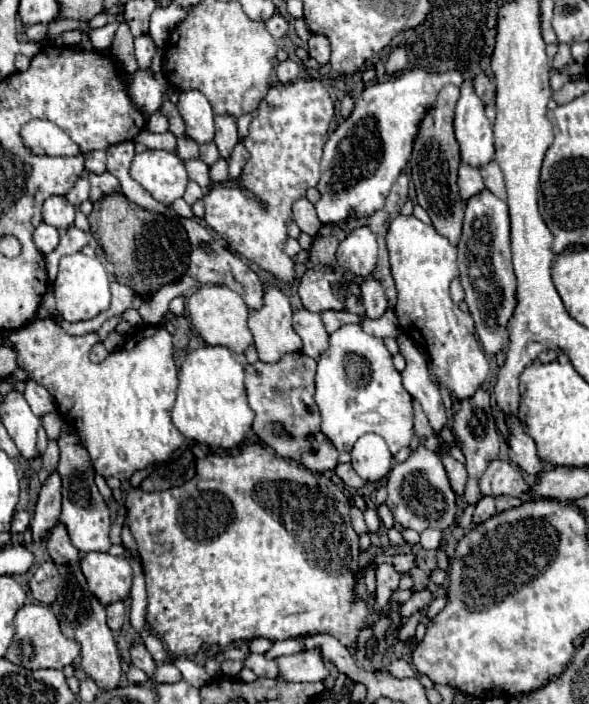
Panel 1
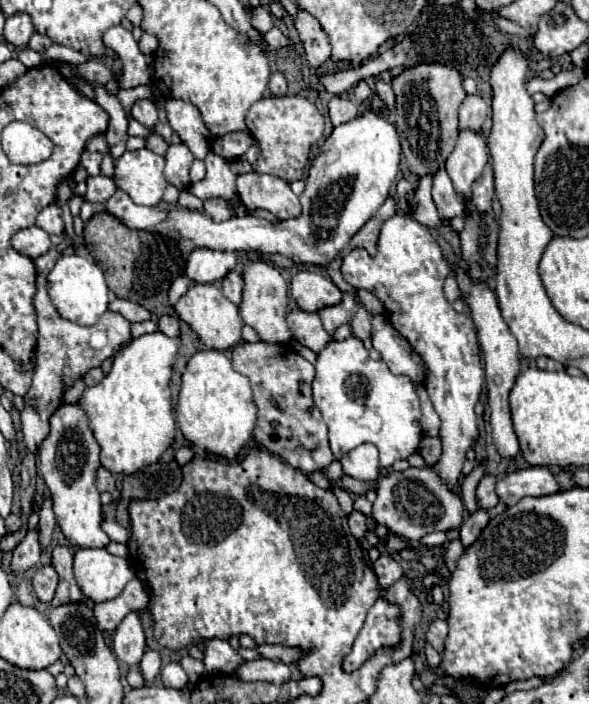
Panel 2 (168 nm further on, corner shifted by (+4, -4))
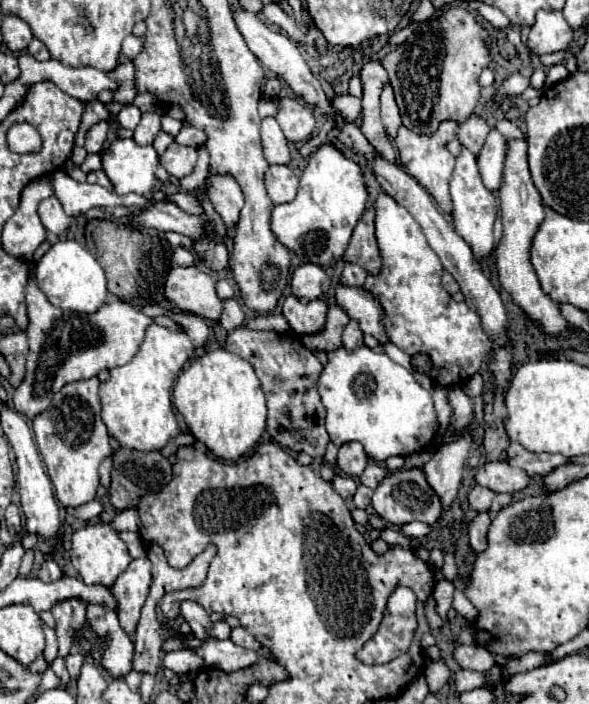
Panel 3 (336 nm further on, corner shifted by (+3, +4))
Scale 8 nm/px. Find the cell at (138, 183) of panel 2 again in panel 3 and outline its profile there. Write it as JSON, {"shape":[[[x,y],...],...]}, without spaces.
{"shape":[[[132,138],[114,140],[110,150],[102,156],[102,170],[120,194],[152,194],[158,184],[158,164],[160,158],[154,146],[140,146]]]}

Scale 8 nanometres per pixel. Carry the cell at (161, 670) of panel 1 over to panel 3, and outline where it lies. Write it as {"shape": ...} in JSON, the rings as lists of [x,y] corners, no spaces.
{"shape":[[[180,650],[180,652],[168,652],[162,660],[162,666],[176,674],[190,674],[204,668],[204,662],[200,662],[200,656],[194,650]]]}

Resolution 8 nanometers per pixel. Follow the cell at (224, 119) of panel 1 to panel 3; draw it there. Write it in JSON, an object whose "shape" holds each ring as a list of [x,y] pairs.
{"shape":[[[208,174],[206,196],[230,230],[238,222],[238,214],[244,206],[240,184],[230,174]]]}

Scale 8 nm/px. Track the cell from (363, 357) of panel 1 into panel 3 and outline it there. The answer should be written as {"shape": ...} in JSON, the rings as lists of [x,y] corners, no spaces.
{"shape":[[[344,346],[330,350],[328,362],[318,378],[318,392],[326,408],[326,430],[330,434],[330,440],[336,446],[356,440],[364,446],[368,458],[376,462],[384,462],[390,456],[408,456],[412,452],[422,450],[430,444],[438,428],[430,392],[424,390],[406,368],[390,360],[386,354],[376,354],[368,346],[360,346],[352,352],[346,350]]]}

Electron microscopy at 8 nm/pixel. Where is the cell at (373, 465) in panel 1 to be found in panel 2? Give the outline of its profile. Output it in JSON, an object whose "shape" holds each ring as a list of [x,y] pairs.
{"shape":[[[357,446],[355,450],[347,452],[339,462],[343,466],[343,474],[351,478],[375,482],[379,476],[379,456],[375,446]]]}

